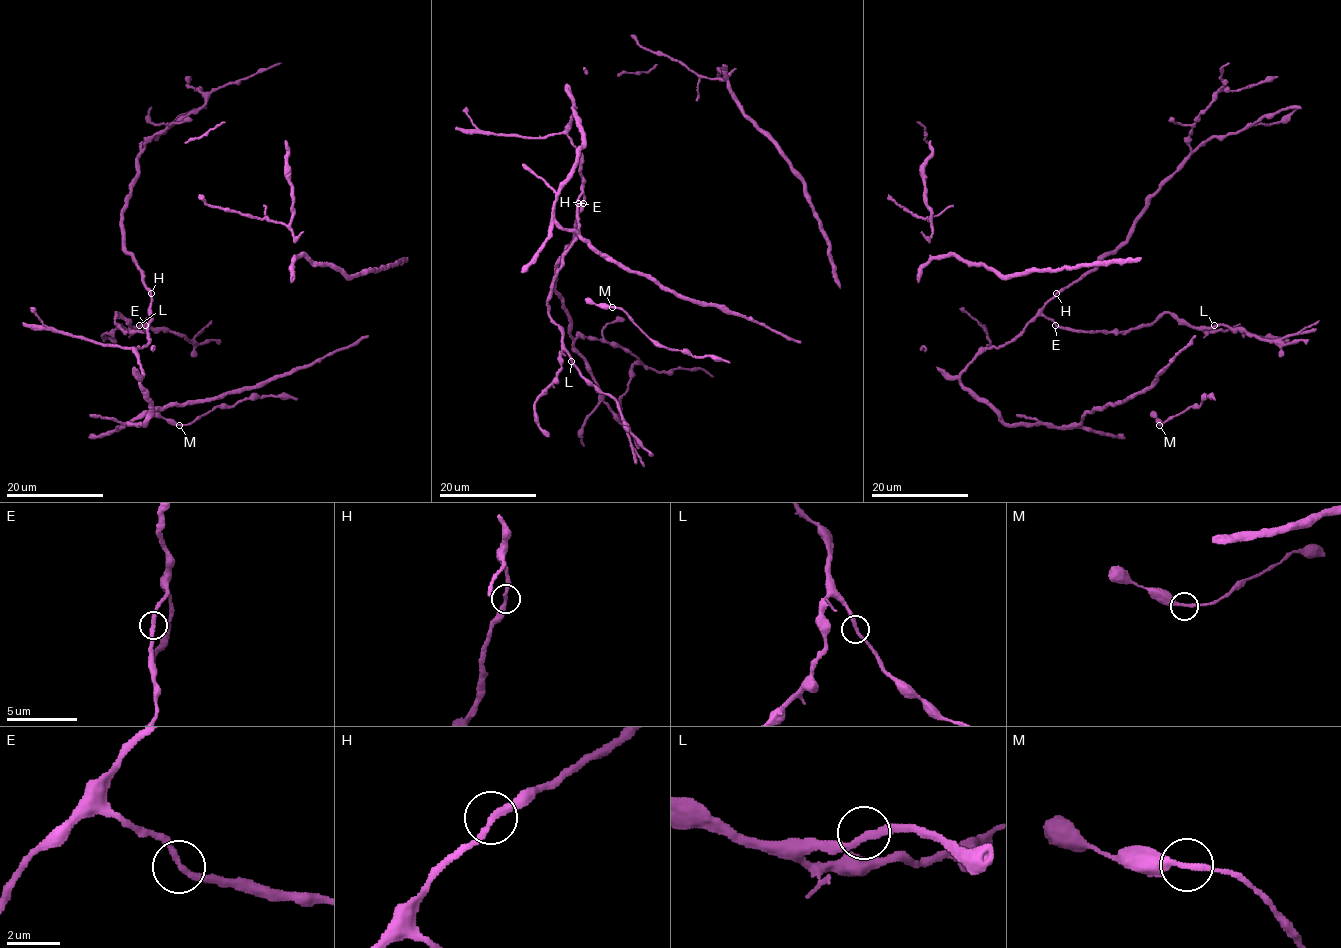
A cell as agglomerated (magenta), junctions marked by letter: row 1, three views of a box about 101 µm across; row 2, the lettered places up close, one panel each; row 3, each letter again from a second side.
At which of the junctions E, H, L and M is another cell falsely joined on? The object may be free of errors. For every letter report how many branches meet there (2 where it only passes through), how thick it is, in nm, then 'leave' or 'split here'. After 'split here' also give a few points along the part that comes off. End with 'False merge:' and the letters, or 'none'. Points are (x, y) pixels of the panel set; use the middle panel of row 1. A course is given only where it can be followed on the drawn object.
E: 2 branches meet; 260 nm thick; leave
H: 2 branches meet; 260 nm thick; leave
L: 2 branches meet; 280 nm thick; leave
M: 2 branches meet; 280 nm thick; leave
False merge: none

